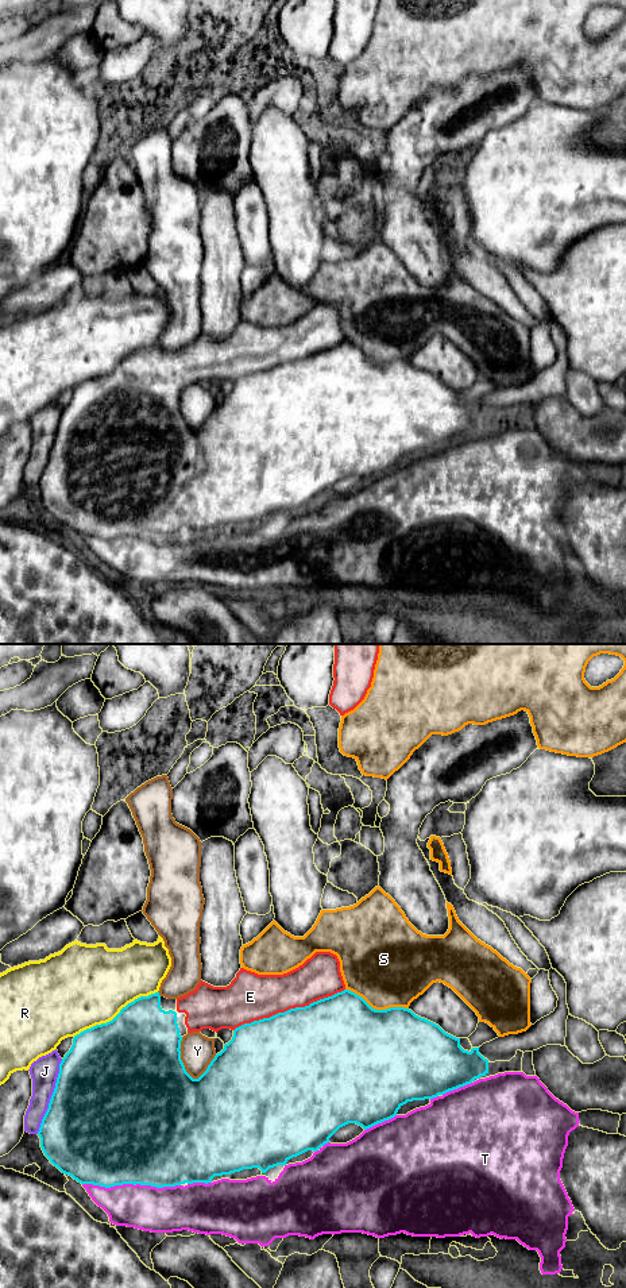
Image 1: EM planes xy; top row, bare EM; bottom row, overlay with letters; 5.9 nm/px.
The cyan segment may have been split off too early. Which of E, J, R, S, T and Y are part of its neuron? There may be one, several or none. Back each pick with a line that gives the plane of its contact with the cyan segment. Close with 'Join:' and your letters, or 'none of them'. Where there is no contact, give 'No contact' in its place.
E: Touches cyan in xy
Join: E

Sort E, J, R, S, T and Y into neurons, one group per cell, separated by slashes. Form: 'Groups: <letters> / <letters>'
Groups: E / J / R / S / T / Y

